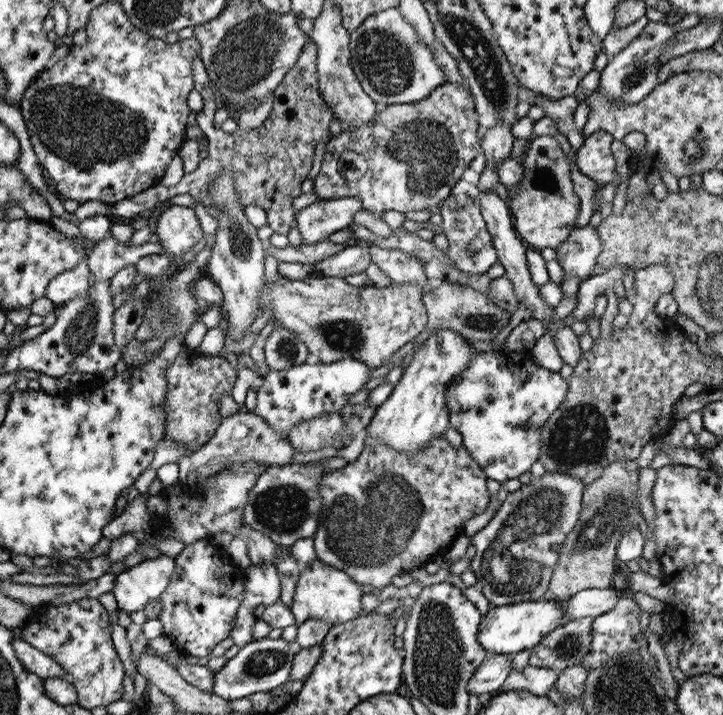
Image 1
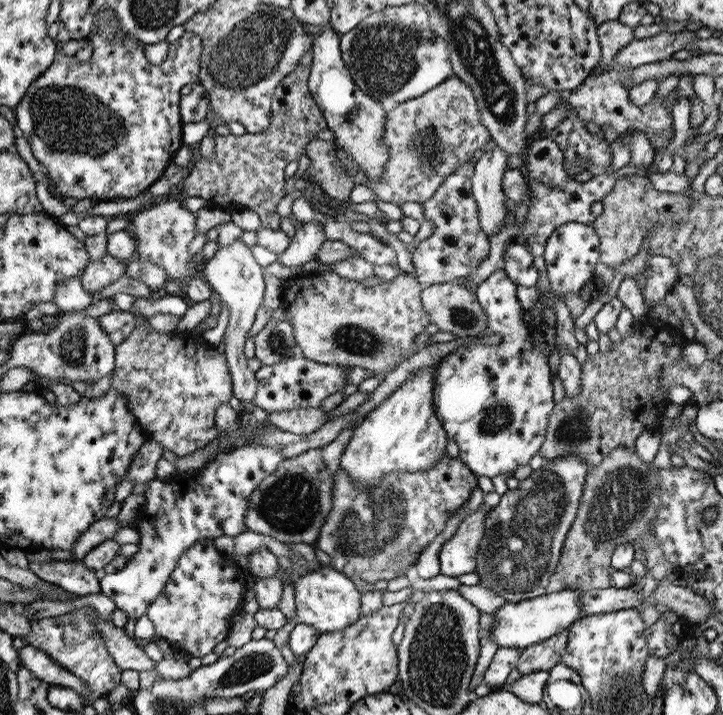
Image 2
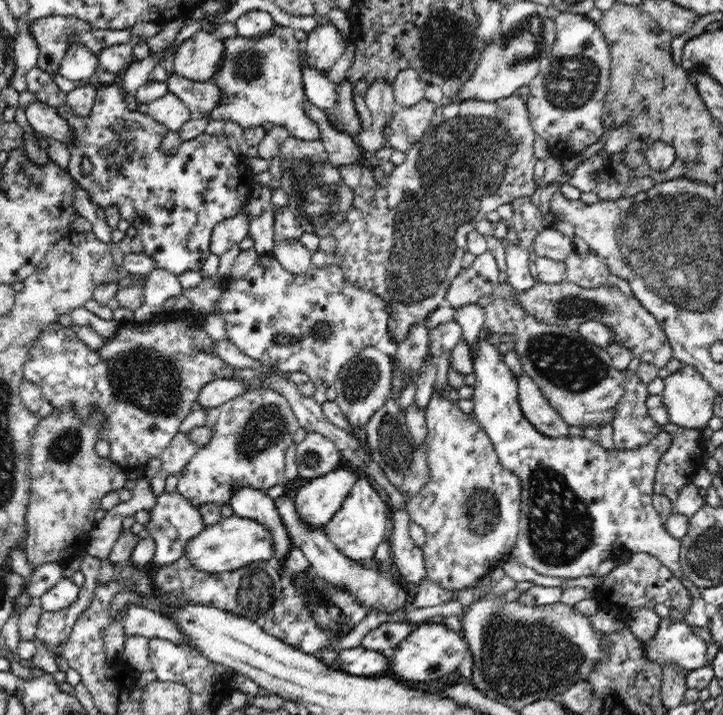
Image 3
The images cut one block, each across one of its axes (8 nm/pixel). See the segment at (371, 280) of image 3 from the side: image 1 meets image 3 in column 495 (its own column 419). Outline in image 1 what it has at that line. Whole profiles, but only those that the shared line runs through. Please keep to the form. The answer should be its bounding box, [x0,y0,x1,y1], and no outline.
[313,84,481,220]

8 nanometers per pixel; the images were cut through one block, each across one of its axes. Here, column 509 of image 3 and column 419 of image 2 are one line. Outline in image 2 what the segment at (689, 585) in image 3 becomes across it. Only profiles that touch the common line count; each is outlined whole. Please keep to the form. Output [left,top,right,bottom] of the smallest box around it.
[339,356,447,486]

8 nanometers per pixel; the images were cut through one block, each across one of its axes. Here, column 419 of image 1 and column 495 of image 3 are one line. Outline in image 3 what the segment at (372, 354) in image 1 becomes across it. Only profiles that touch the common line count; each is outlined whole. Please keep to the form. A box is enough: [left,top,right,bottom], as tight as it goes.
[486,282,630,430]

